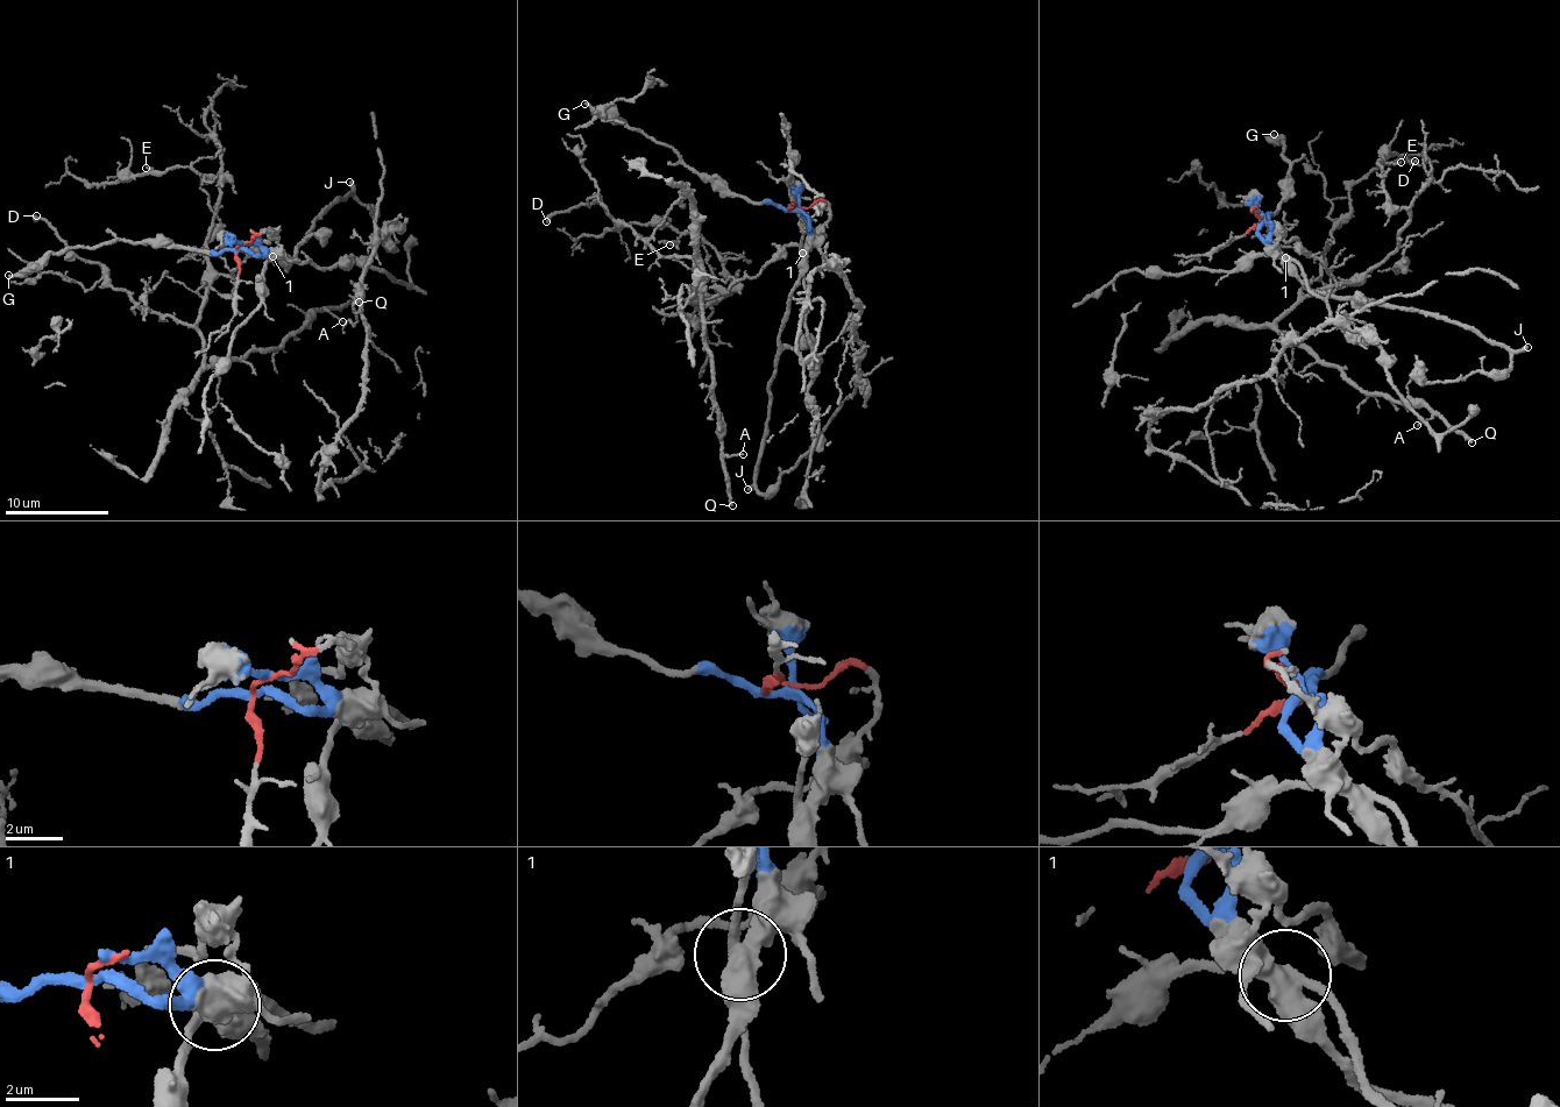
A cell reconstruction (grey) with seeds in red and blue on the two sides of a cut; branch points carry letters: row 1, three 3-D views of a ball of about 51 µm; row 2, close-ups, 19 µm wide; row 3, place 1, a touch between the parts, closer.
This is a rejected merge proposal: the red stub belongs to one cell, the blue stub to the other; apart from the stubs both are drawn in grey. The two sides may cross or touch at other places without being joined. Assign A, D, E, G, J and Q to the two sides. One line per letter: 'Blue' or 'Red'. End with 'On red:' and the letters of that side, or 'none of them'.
A: Red
D: Red
E: Red
G: Blue
J: Blue
Q: Red
On red: A, D, E, Q

